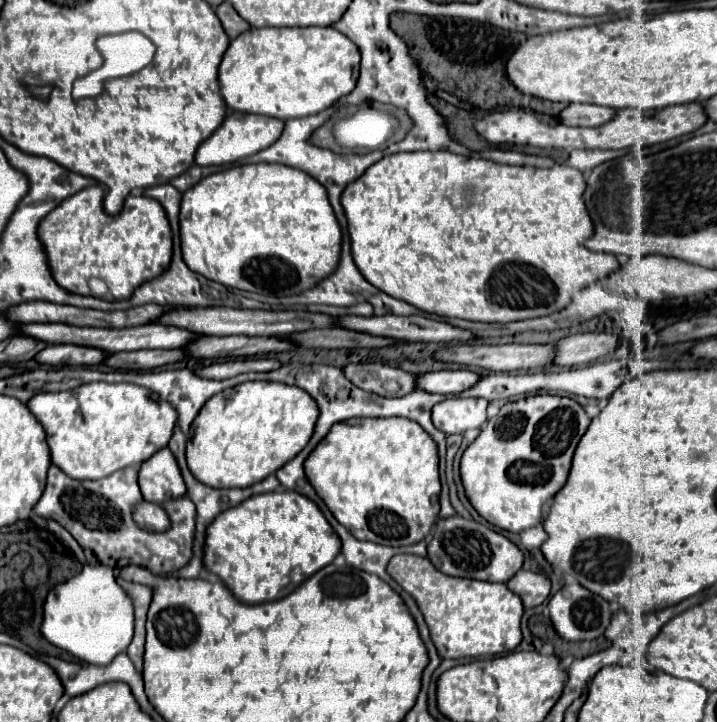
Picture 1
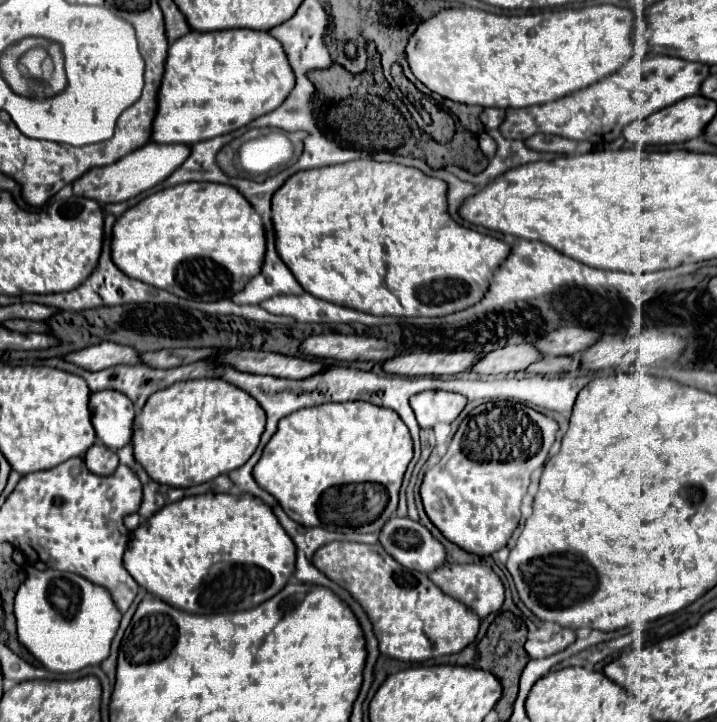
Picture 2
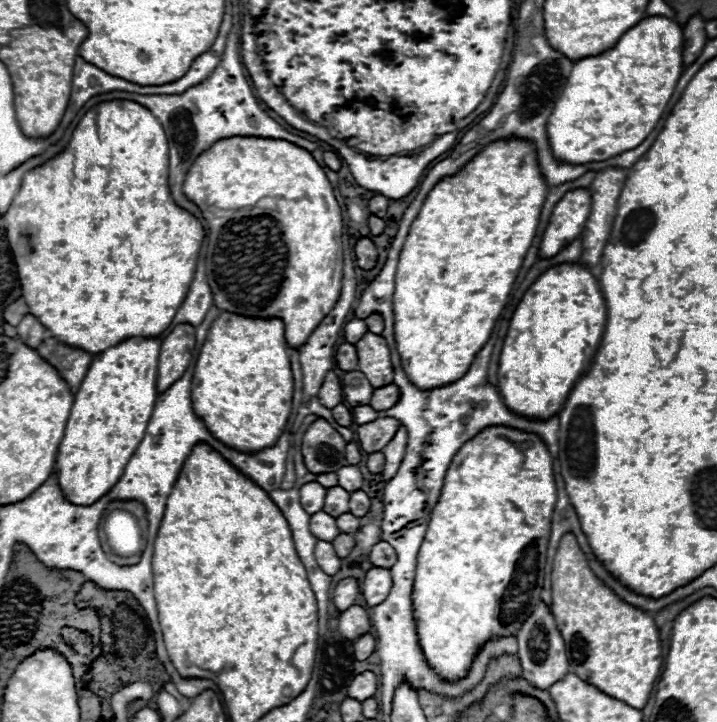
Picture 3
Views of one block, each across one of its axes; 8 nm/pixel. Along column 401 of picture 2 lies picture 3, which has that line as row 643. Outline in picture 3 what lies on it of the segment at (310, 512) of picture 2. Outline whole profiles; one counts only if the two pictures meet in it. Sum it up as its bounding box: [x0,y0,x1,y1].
[412,428,556,682]

